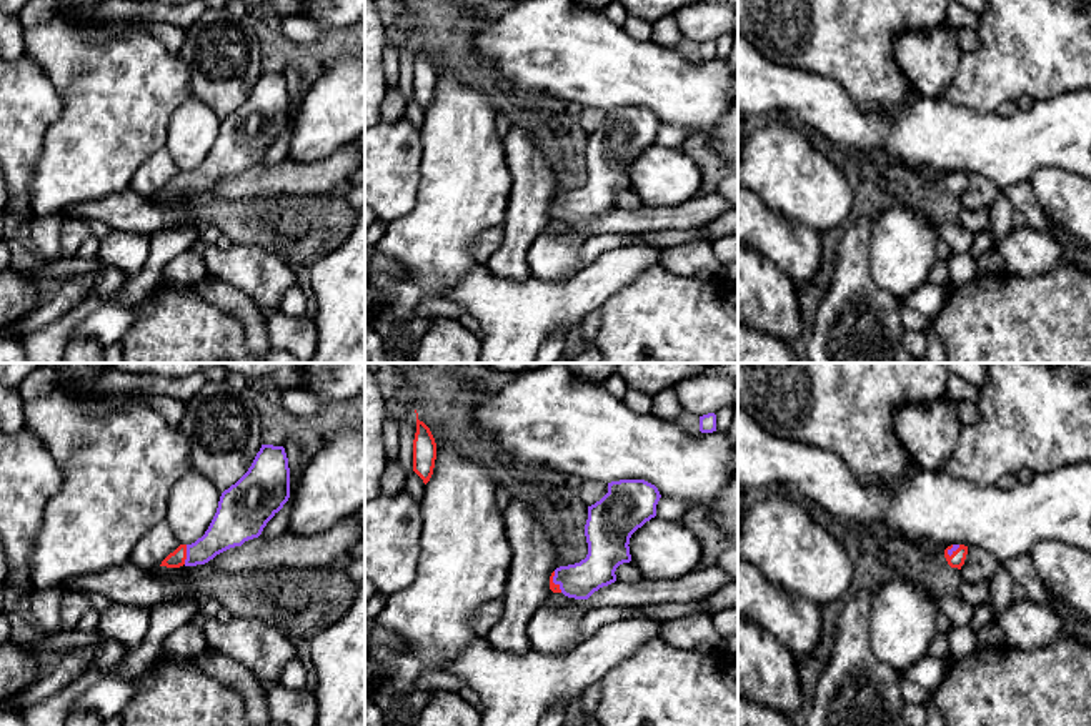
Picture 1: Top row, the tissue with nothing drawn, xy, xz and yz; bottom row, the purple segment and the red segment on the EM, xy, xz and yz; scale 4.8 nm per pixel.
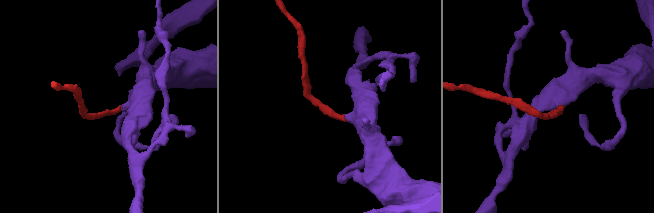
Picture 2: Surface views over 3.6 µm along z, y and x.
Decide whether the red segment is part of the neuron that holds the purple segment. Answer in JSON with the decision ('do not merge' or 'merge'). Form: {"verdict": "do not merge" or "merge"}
{"verdict": "merge"}

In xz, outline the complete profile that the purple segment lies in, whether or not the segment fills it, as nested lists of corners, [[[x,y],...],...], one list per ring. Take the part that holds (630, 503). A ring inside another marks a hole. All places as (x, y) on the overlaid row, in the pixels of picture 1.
[[[645,480],[608,483],[608,493],[588,506],[586,558],[556,568],[550,576],[550,589],[568,598],[588,599],[600,588],[615,583],[616,568],[631,561],[631,535],[656,516],[660,498],[658,488]]]

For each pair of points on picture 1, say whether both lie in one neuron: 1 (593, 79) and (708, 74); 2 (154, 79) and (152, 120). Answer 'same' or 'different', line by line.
1: same
2: same

